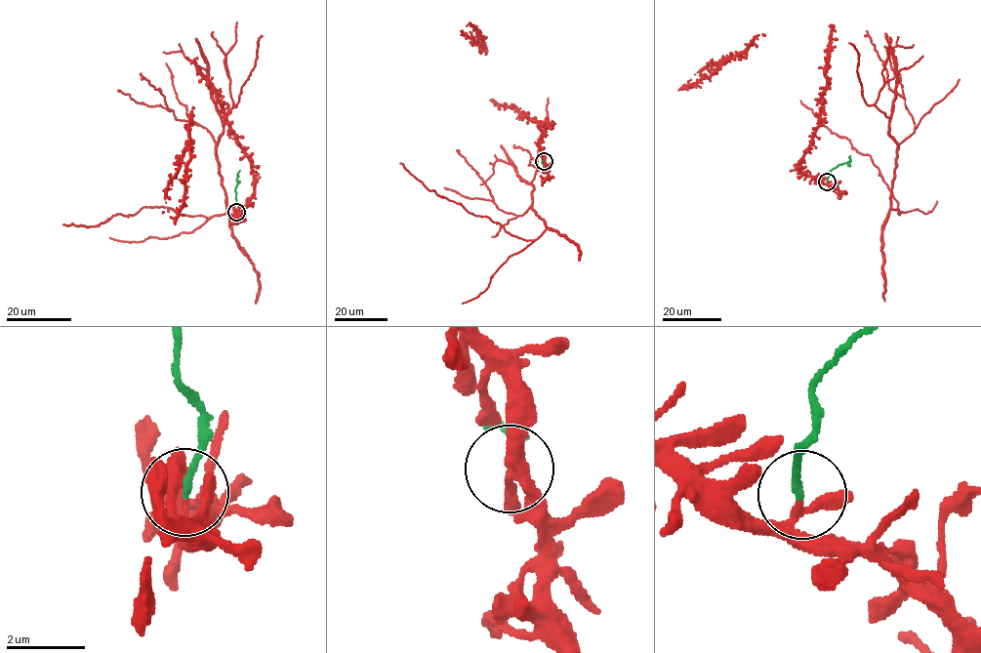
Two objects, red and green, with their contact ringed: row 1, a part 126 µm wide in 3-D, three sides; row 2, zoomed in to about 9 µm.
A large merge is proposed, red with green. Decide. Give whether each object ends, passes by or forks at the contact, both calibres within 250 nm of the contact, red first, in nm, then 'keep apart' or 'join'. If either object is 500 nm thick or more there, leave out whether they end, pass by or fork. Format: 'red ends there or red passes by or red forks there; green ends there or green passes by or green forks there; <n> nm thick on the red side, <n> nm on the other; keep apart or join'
red forks there; green ends there; 160 nm thick on the red side, 170 nm on the other; keep apart

